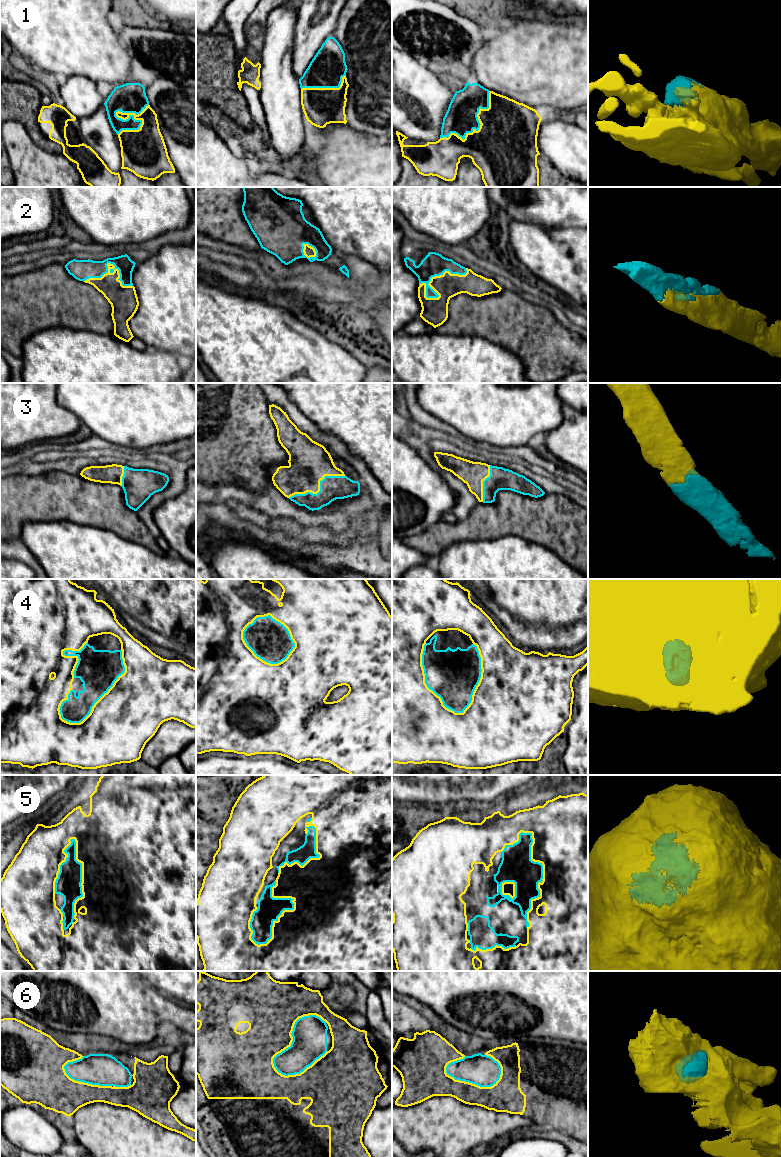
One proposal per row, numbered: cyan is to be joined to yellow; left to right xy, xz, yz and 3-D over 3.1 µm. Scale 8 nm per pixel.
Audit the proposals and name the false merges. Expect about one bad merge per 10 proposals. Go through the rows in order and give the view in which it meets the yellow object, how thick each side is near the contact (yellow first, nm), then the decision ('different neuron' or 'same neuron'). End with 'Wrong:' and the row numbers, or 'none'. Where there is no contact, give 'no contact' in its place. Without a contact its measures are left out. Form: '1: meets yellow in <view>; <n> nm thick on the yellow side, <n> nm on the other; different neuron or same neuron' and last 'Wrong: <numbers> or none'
1: meets yellow in xy; 360 nm thick on the yellow side, 240 nm on the other; same neuron
2: meets yellow in yz; 200 nm thick on the yellow side, 190 nm on the other; same neuron
3: meets yellow in xz; 340 nm thick on the yellow side, 190 nm on the other; same neuron
4: meets yellow in yz; 500 nm thick on the yellow side, 400 nm on the other; same neuron
5: meets yellow in yz; 500 nm thick on the yellow side, 260 nm on the other; same neuron
6: meets yellow in xz; 440 nm thick on the yellow side, 280 nm on the other; different neuron
Wrong: 6

